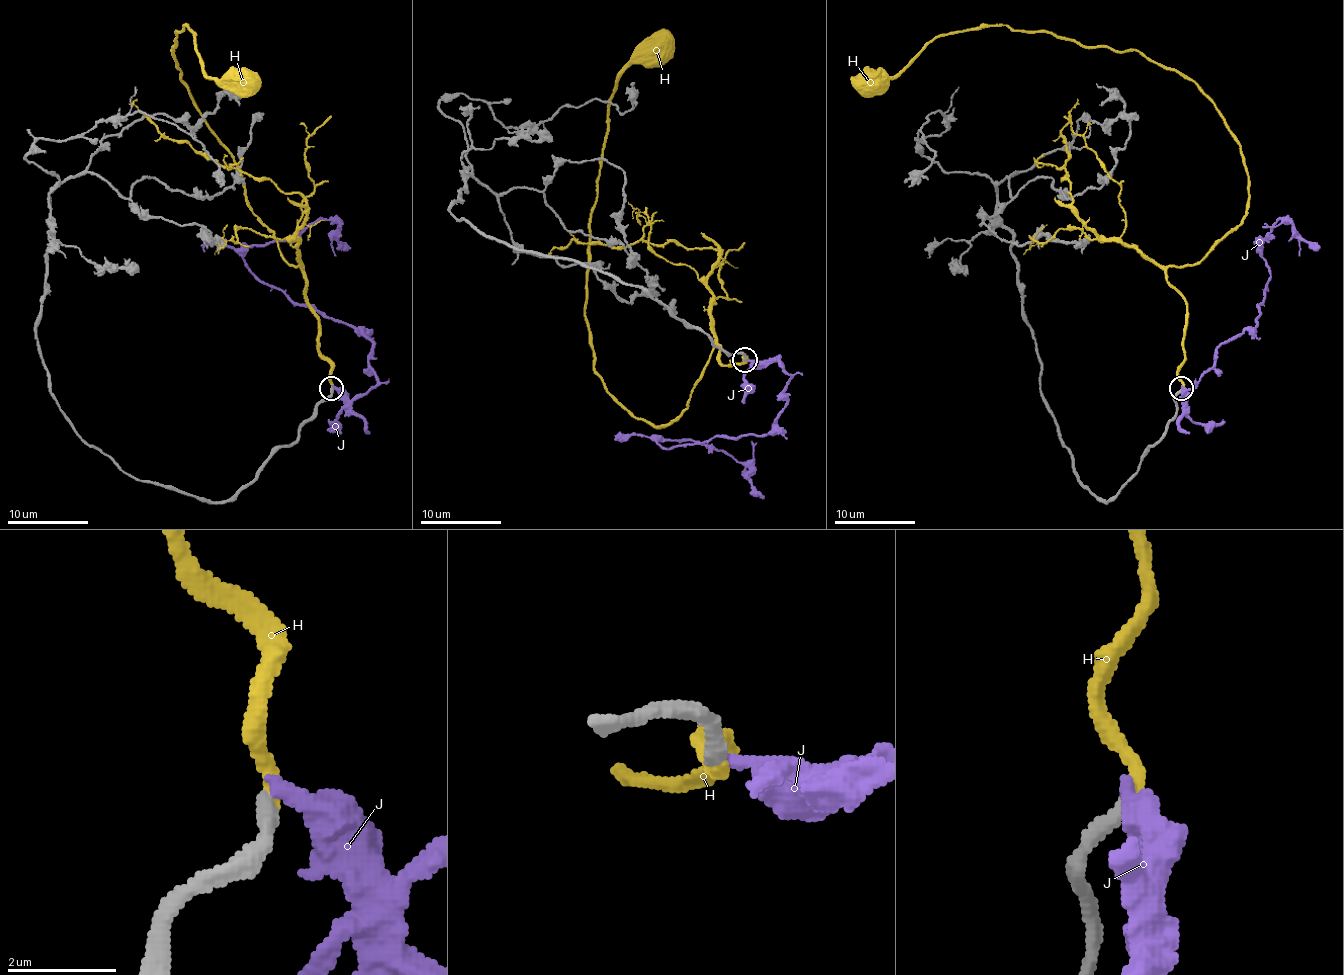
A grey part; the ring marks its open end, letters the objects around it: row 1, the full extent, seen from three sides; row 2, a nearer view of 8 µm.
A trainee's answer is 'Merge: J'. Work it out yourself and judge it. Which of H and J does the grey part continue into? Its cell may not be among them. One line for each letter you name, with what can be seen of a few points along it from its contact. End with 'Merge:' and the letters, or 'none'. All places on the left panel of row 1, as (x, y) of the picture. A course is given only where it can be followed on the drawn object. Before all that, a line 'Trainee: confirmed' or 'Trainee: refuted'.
Trainee: refuted
H: via (332, 388), (304, 271), (250, 206), (231, 152), (181, 81), (177, 32), (193, 34), (209, 77), (243, 77)
Merge: H

